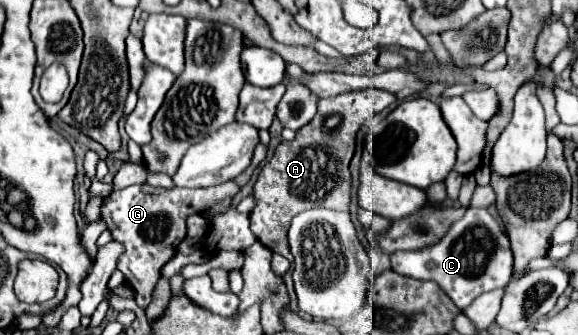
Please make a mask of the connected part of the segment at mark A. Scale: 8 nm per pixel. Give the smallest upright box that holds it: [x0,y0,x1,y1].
[251,90,397,262]

